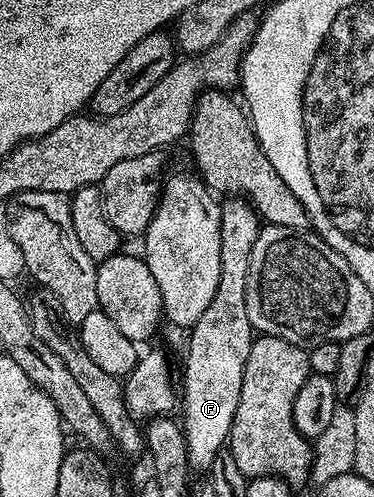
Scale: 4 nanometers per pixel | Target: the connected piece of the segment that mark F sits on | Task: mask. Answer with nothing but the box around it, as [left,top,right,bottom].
[181,200,261,471]

